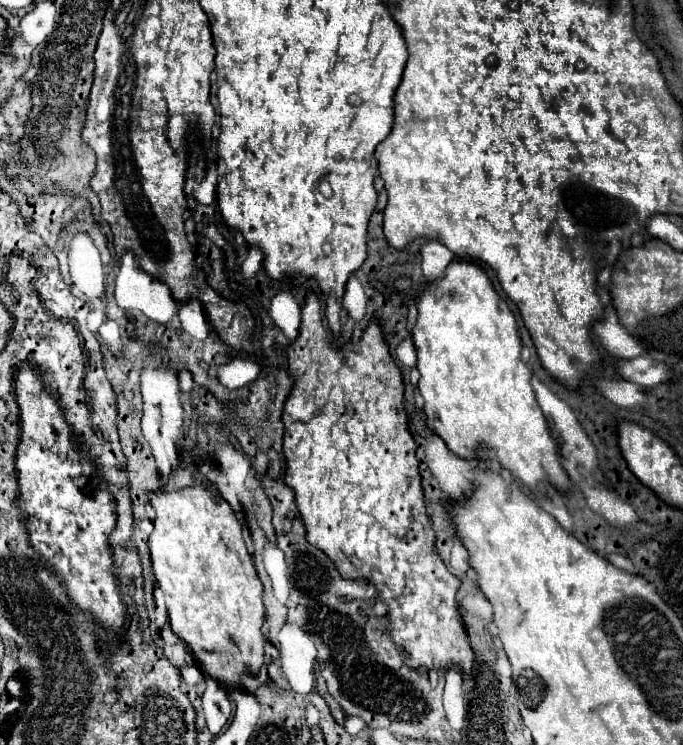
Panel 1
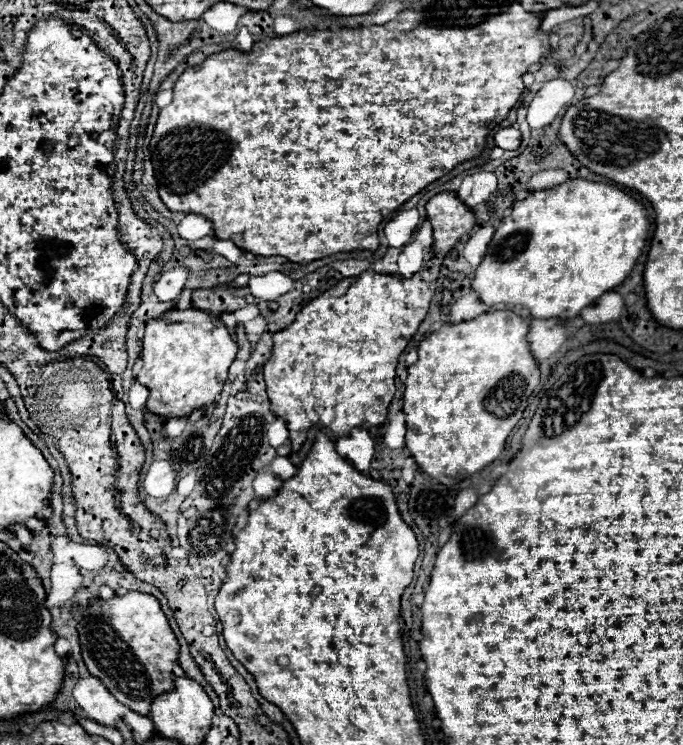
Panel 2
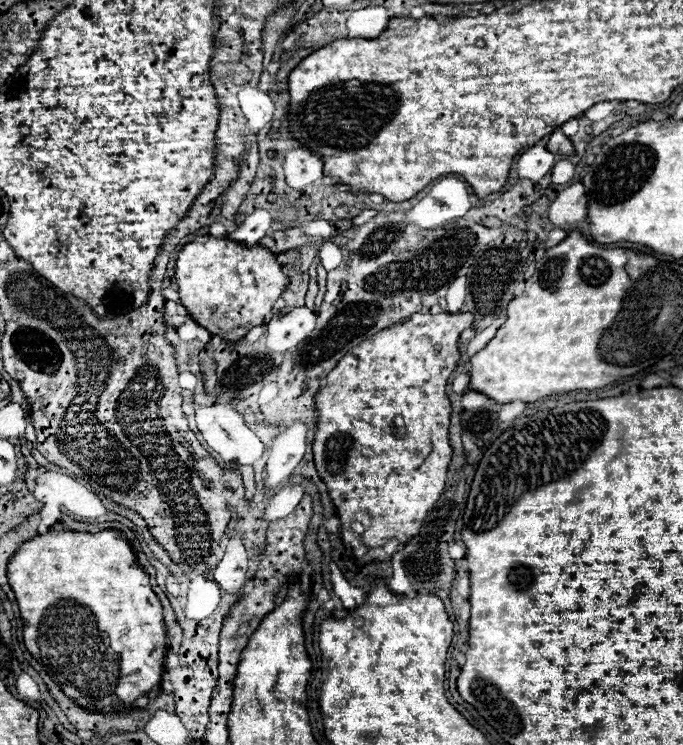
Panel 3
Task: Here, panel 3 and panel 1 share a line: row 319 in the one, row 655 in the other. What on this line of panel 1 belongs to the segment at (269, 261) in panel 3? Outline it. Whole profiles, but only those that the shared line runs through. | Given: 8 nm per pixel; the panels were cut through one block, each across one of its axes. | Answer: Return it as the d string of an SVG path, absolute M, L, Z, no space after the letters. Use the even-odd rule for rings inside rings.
M180 466L178 472L172 472L164 484L164 490L162 492L156 492L150 496L150 504L156 512L156 520L154 520L154 532L150 534L148 538L148 548L150 548L150 556L152 556L152 568L154 568L154 576L164 592L164 598L166 598L166 606L168 606L168 616L170 616L170 626L172 626L172 632L184 640L192 652L192 656L196 658L196 662L200 664L200 668L204 670L206 676L210 676L212 680L216 680L218 684L222 684L224 688L238 688L242 690L242 676L244 674L250 674L250 676L256 676L260 672L260 668L264 666L266 658L264 658L264 634L262 634L262 626L264 626L264 604L262 604L262 582L258 580L256 576L256 568L254 568L254 562L252 562L252 556L250 552L246 550L246 544L244 544L244 538L242 538L242 526L234 514L234 510L230 508L230 504L220 496L220 492L212 486L212 484L206 484L206 482L200 482L196 476L194 476L194 470L186 468L186 466Z

